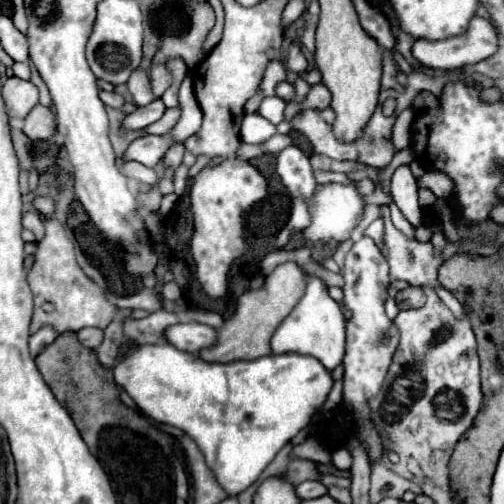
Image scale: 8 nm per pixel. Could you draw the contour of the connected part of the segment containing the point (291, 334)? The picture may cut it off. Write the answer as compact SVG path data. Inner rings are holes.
M304 271L306 289L294 311L280 323L272 337L272 351L274 353L300 353L300 355L312 355L316 357L326 369L334 369L342 363L344 357L344 315L340 311L340 305L328 295L328 287L322 279L310 275Z

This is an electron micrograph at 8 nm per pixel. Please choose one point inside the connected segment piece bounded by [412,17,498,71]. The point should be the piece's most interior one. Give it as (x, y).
(478, 41)

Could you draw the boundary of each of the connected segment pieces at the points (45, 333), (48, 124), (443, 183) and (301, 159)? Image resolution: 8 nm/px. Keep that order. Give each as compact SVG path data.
M40 329L30 337L30 353L36 357L44 347L48 347L58 335L52 333L52 329Z
M36 105L26 121L24 121L24 129L22 129L30 139L50 139L58 133L58 127L56 127L56 117L52 113L50 107L44 107L44 105Z
M434 169L426 171L426 175L418 181L418 185L432 189L432 193L442 199L446 199L450 193L454 193L454 181L446 173L434 171Z
M286 147L278 153L278 175L292 197L310 199L316 191L316 179L308 157L298 147Z

